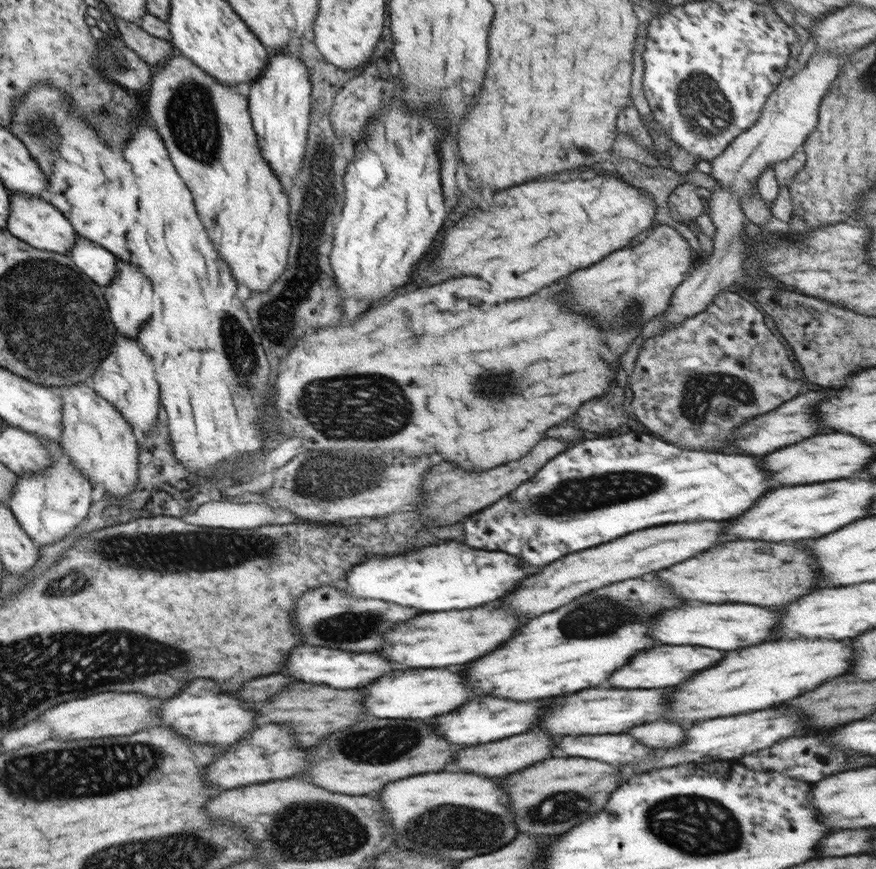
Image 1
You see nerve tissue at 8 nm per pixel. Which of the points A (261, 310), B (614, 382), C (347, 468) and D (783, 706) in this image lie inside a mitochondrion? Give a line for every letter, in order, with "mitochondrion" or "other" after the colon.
A: mitochondrion
B: other
C: mitochondrion
D: other

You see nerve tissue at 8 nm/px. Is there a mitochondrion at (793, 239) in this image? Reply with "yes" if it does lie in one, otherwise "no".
yes

